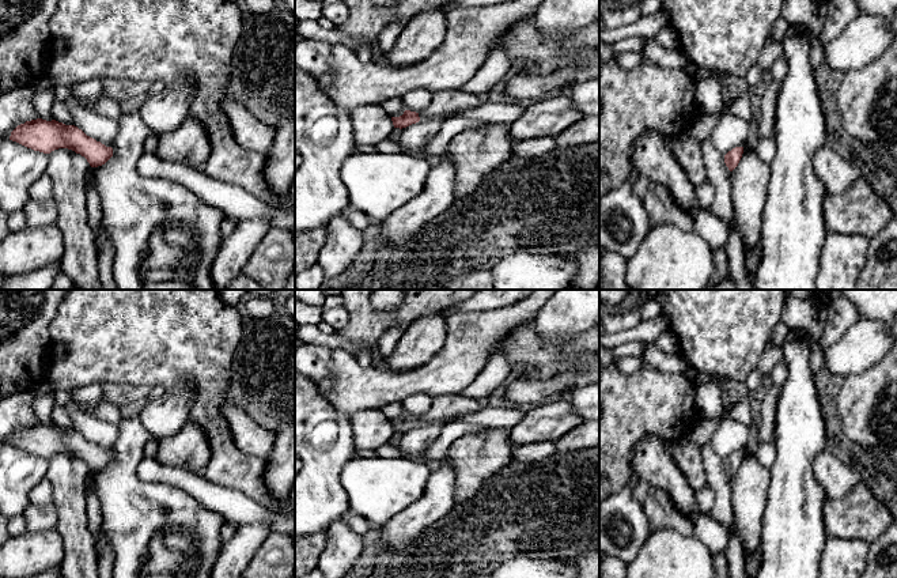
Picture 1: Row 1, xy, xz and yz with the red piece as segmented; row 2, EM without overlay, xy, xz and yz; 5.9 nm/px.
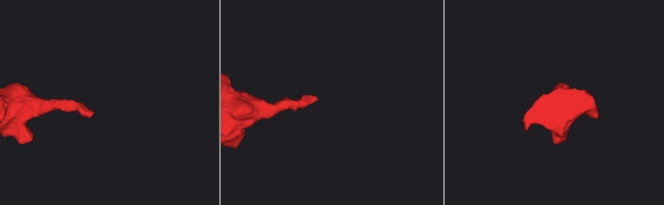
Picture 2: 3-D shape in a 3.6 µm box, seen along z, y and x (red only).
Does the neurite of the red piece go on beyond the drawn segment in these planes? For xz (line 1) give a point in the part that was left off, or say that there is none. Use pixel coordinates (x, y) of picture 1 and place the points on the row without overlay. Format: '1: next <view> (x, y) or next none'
1: next xz (445, 408)

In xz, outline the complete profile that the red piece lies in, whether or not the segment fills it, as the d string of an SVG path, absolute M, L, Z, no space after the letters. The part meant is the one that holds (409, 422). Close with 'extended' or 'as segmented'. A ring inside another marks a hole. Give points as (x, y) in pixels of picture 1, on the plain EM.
M439 396L432 398L431 408L421 416L405 415L400 422L391 422L394 432L406 432L419 426L428 423L446 424L457 420L459 416L481 411L482 407L477 400L463 396Z; extended

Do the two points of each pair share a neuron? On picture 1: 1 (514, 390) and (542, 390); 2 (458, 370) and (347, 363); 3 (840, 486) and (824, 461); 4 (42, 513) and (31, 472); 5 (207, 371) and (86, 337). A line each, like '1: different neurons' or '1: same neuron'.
1: same neuron
2: same neuron
3: same neuron
4: different neurons
5: same neuron

